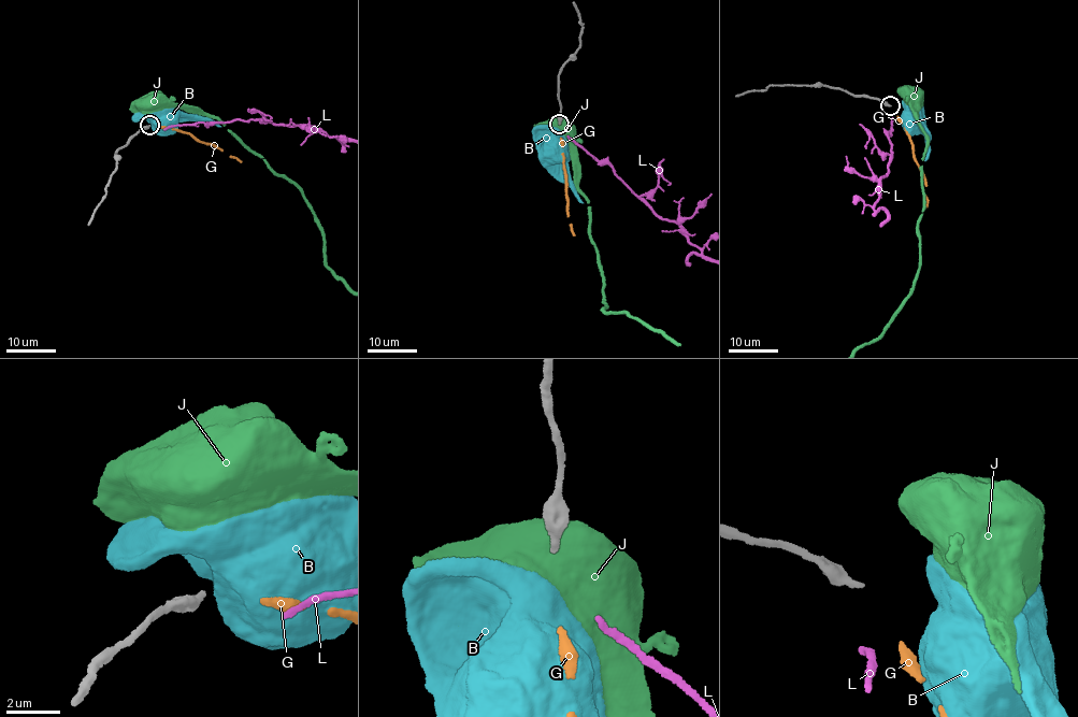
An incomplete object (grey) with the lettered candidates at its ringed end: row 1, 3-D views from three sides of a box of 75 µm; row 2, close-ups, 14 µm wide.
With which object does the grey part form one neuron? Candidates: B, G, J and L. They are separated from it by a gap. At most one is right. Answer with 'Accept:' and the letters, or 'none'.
Accept: G

